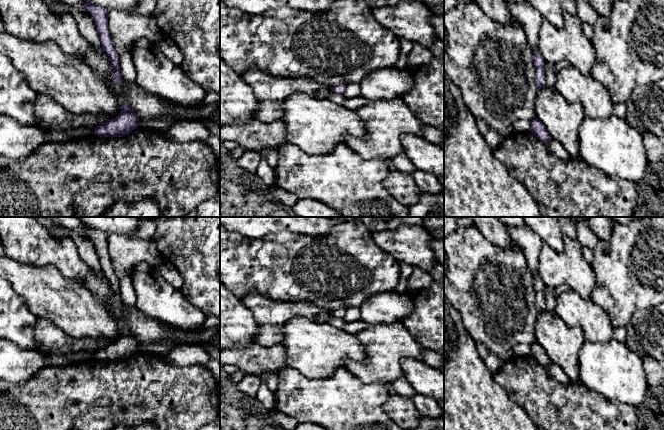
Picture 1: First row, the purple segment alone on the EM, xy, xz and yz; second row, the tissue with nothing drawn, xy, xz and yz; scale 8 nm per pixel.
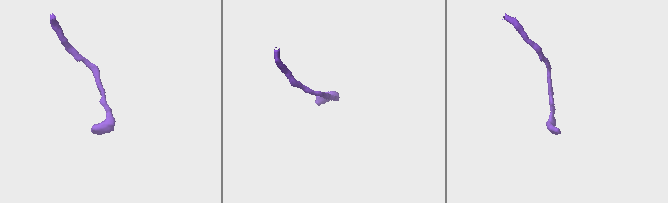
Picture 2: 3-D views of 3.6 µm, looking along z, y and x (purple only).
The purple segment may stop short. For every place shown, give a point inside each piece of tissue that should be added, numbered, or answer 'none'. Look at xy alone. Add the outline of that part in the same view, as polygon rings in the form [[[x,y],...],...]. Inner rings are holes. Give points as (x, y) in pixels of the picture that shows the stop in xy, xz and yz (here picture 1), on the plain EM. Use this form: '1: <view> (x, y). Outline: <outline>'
none

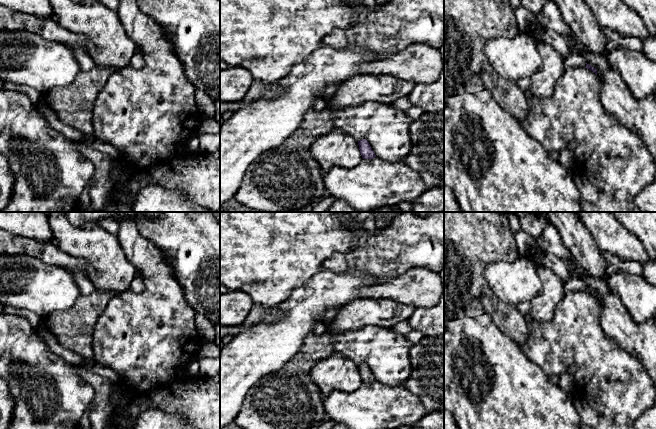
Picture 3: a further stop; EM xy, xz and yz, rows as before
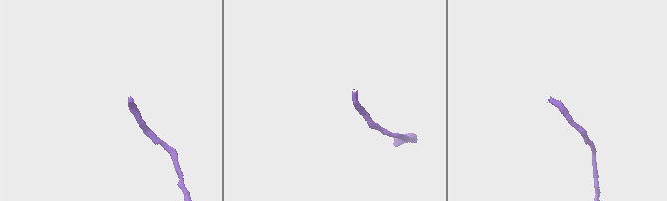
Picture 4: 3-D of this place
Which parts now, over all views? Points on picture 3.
1: yz (573, 283). Outline: [[[570,274],[570,277],[568,280],[563,280],[563,282],[564,282],[566,291],[573,291],[573,292],[575,291],[585,292],[586,291],[584,282],[572,274]]]

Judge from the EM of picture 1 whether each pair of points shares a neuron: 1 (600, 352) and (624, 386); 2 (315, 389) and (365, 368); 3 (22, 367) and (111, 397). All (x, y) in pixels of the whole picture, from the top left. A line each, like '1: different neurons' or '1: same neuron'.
1: same neuron
2: different neurons
3: different neurons

